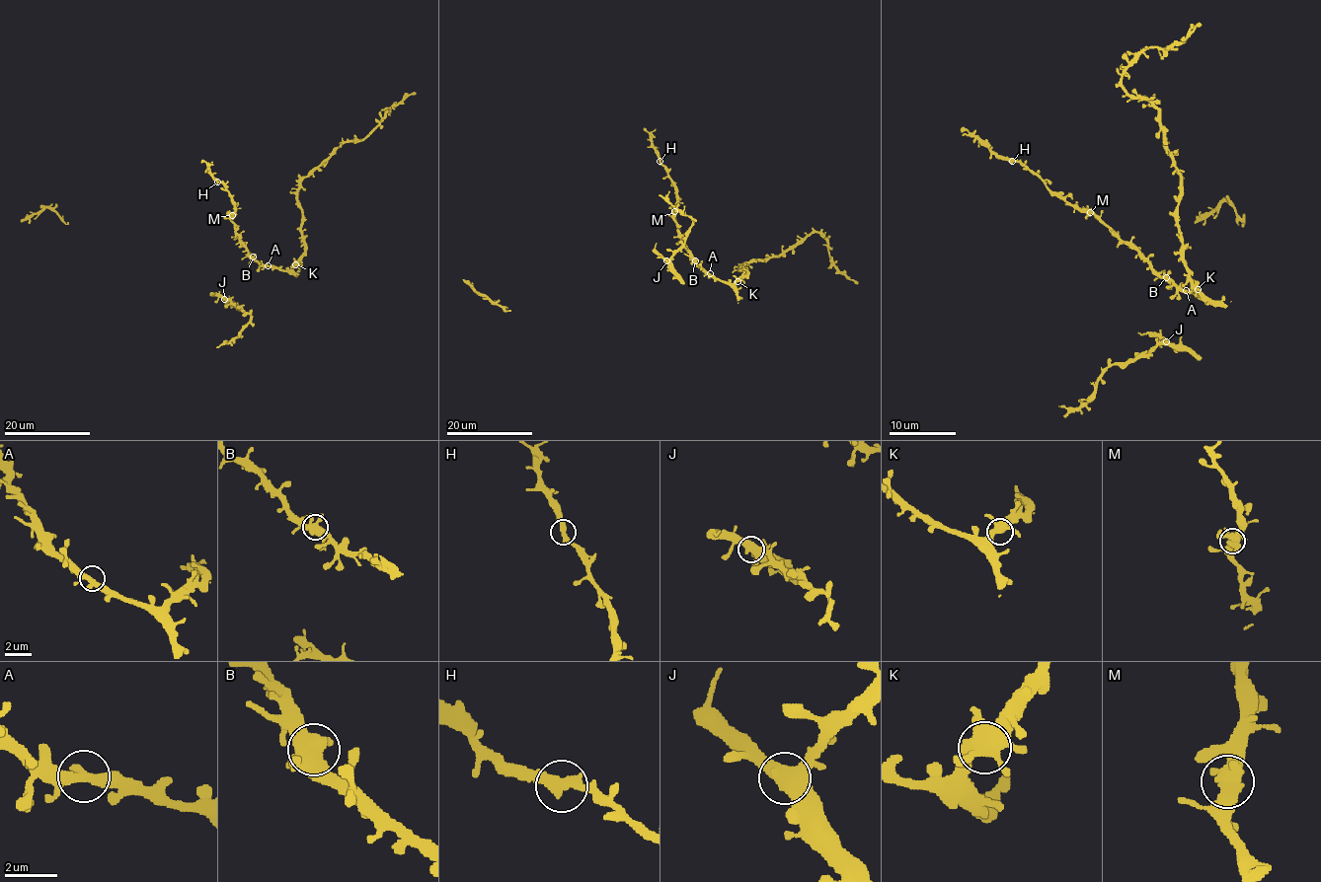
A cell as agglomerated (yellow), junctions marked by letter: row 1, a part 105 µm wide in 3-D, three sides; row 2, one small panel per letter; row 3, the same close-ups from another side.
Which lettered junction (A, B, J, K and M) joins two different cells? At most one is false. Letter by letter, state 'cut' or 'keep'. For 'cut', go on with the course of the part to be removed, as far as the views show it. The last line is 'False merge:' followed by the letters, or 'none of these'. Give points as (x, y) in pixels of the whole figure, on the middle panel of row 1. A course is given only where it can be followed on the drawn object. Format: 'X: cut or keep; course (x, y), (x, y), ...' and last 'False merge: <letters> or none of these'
A: keep
B: keep
J: keep
K: keep
M: keep
False merge: none of these

